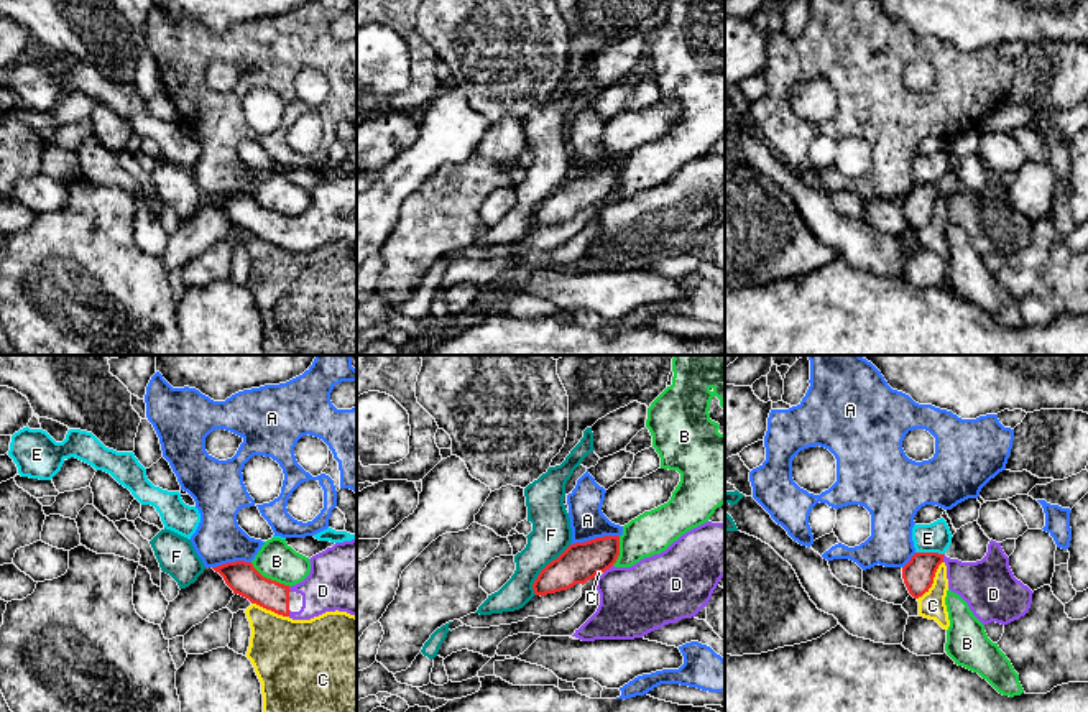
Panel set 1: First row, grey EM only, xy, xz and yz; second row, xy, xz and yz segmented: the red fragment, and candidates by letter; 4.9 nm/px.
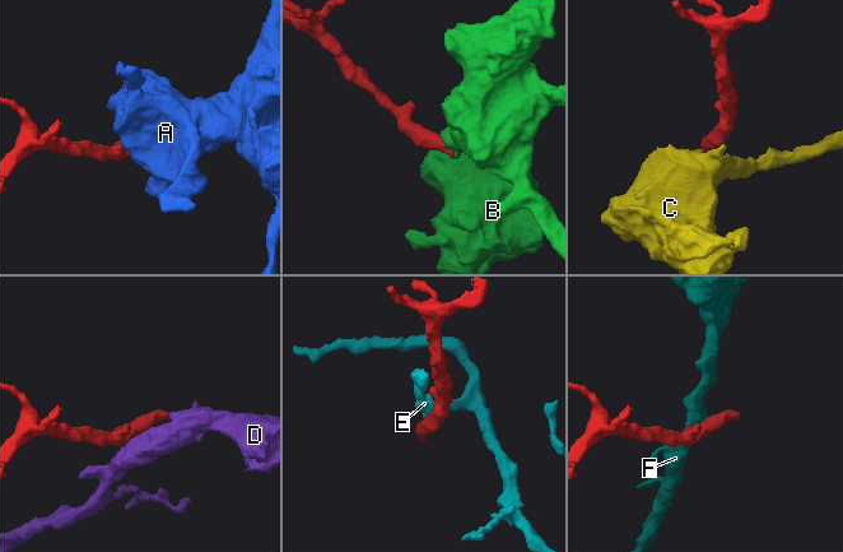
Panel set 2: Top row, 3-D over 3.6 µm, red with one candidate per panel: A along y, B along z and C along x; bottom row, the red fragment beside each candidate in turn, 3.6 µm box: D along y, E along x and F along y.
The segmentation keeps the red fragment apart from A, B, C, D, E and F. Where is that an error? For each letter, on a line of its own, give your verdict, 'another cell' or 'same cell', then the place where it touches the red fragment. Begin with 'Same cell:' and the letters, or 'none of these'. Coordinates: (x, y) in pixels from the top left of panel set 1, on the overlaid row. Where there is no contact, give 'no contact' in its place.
Same cell: D
A: another cell | xz (595, 538)
B: another cell | xy (270, 579)
C: another cell | yz (932, 581)
D: same cell | xz (607, 568)
E: another cell | yz (931, 553)
F: another cell | xz (544, 568)

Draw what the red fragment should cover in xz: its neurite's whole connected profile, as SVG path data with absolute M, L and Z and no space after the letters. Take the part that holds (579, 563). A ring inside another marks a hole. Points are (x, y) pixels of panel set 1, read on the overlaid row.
M603 536L570 544L557 559L549 562L532 584L536 595L567 590L585 584L598 572L610 569L620 556L620 536Z

